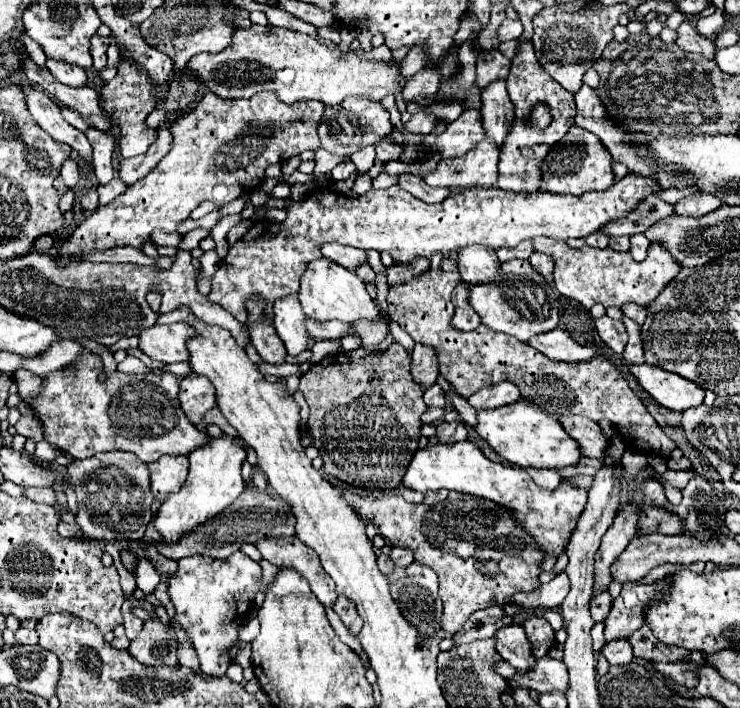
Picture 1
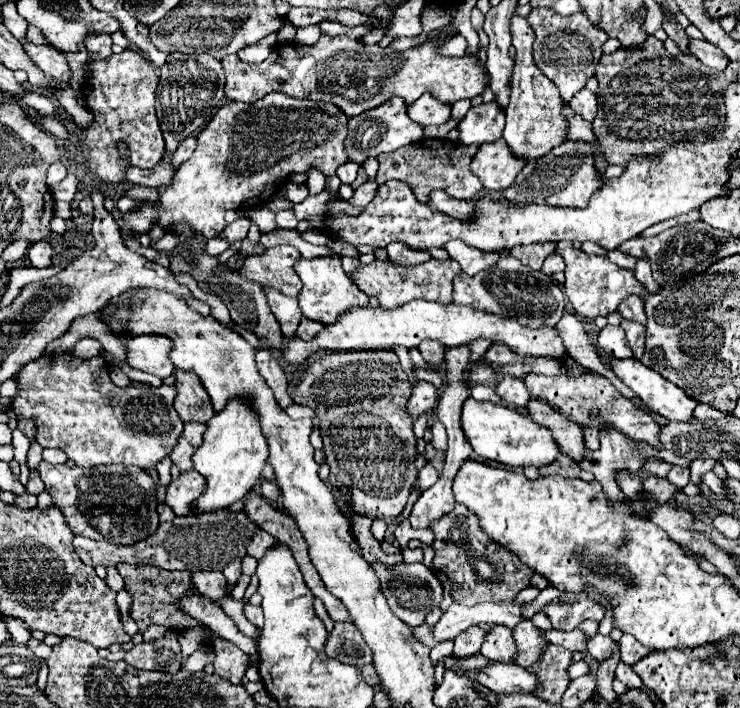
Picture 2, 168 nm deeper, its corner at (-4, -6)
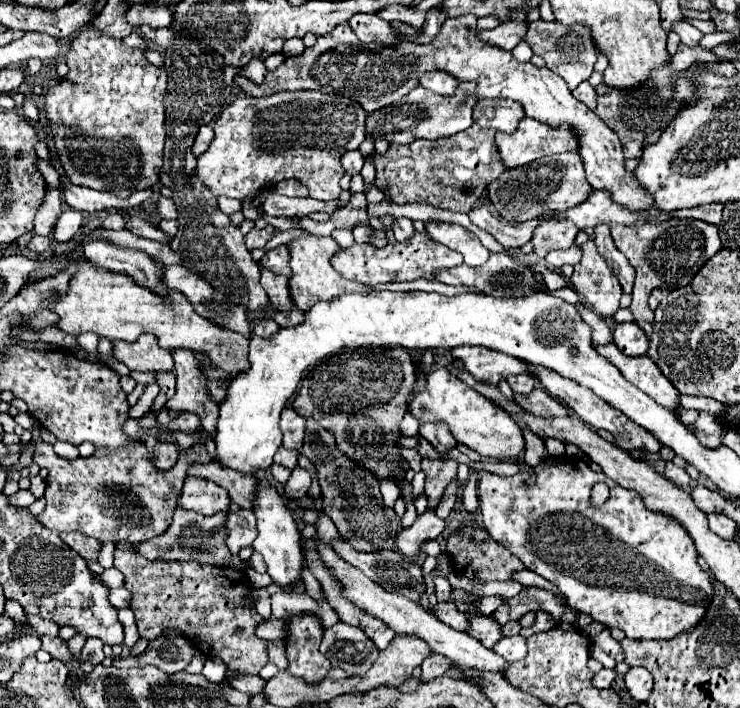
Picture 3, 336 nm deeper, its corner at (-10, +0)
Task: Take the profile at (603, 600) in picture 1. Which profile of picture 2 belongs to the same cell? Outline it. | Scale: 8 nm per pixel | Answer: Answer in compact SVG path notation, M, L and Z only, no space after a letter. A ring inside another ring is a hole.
M581 600L573 604L549 602L543 612L549 616L555 630L575 630L581 620L591 618L595 622L601 622L605 616L605 608L595 600Z

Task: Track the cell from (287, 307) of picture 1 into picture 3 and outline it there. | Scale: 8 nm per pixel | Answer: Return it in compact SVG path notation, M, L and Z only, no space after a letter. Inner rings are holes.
M261 268L261 286L265 288L269 302L277 308L277 310L289 310L291 306L291 294L287 292L287 278L285 276L277 276L273 272L269 272L267 268Z

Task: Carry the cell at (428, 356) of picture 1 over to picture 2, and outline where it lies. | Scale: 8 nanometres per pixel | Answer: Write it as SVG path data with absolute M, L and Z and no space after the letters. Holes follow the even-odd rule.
M417 380L417 384L413 386L413 394L409 398L411 416L417 418L421 412L435 408L435 404L437 404L437 388L431 382Z

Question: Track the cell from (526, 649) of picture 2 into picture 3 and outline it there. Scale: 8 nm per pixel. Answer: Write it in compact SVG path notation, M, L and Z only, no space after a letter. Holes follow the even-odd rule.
M509 636L509 638L501 638L495 646L493 652L497 652L499 656L503 656L507 662L517 662L521 658L527 656L527 644L523 636Z

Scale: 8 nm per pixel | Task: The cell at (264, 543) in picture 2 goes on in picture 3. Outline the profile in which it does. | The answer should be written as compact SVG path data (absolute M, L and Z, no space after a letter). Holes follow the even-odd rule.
M239 510L229 512L223 528L227 530L225 544L227 548L237 554L241 548L251 546L257 538L257 526L255 526L255 514L251 510Z

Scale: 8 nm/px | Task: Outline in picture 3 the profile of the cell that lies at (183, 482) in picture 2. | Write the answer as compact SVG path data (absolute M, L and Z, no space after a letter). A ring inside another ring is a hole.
M185 478L179 506L205 516L213 516L217 512L229 512L231 498L227 490L215 482L203 482L203 478Z

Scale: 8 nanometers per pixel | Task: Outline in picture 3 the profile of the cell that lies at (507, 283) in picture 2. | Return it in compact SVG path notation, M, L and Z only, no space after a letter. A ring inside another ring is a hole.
M491 254L489 260L483 264L483 266L467 266L467 264L461 264L461 266L455 266L455 268L441 268L441 270L435 270L433 274L439 282L443 284L453 284L453 286L459 286L459 284L465 284L465 286L475 286L479 288L481 292L489 294L489 296L525 296L525 294L533 294L533 284L535 284L535 278L533 278L533 272L529 268L523 268L519 264L513 262L513 258L509 254Z

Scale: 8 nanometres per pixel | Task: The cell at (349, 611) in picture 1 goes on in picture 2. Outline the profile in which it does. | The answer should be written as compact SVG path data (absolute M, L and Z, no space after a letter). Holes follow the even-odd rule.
M351 622L335 624L335 628L329 634L329 642L327 642L327 656L333 656L353 666L363 666L363 664L373 662L369 646L365 644L357 626Z

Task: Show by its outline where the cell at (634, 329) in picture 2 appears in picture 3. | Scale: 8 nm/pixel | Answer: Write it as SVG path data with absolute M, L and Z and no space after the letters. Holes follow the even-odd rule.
M671 218L663 224L611 224L611 236L619 252L625 254L629 264L637 270L637 286L633 288L633 304L631 312L635 316L635 324L651 336L653 326L653 310L647 300L655 288L675 290L683 288L691 282L691 278L701 270L701 266L717 254L723 246L719 240L717 226L711 226L701 220L681 220Z

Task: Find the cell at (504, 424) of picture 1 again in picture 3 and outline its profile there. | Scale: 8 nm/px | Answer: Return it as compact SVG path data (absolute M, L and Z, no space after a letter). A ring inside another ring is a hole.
M445 368L427 372L425 382L427 386L419 394L411 396L409 402L409 412L419 420L419 424L445 422L449 432L455 436L459 444L479 452L481 456L503 460L515 460L521 456L521 452L525 450L523 432L519 430L519 426L515 426L515 422L507 412L499 410L499 406L483 398L479 392L471 390L467 384L449 374Z

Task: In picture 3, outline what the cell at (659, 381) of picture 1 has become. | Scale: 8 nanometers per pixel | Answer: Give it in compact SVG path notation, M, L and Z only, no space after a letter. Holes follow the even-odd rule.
M615 344L595 346L595 350L605 356L619 372L647 396L651 396L657 404L667 406L667 410L675 410L679 402L679 392L671 386L671 382L657 370L649 356L625 356Z

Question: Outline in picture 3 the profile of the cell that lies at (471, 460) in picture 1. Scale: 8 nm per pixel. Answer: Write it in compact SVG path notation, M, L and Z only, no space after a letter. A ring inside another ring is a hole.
M549 456L533 472L537 476L533 486L525 486L523 480L515 484L509 504L511 512L507 512L507 478L482 472L478 484L479 508L483 524L495 542L511 550L527 570L553 582L573 610L589 614L607 628L621 628L627 638L675 638L683 630L699 624L713 596L713 578L699 568L695 544L675 518L647 510L635 490L621 488L603 472L595 474L587 460L577 456ZM599 480L611 488L611 496L601 508L591 504L591 488Z

